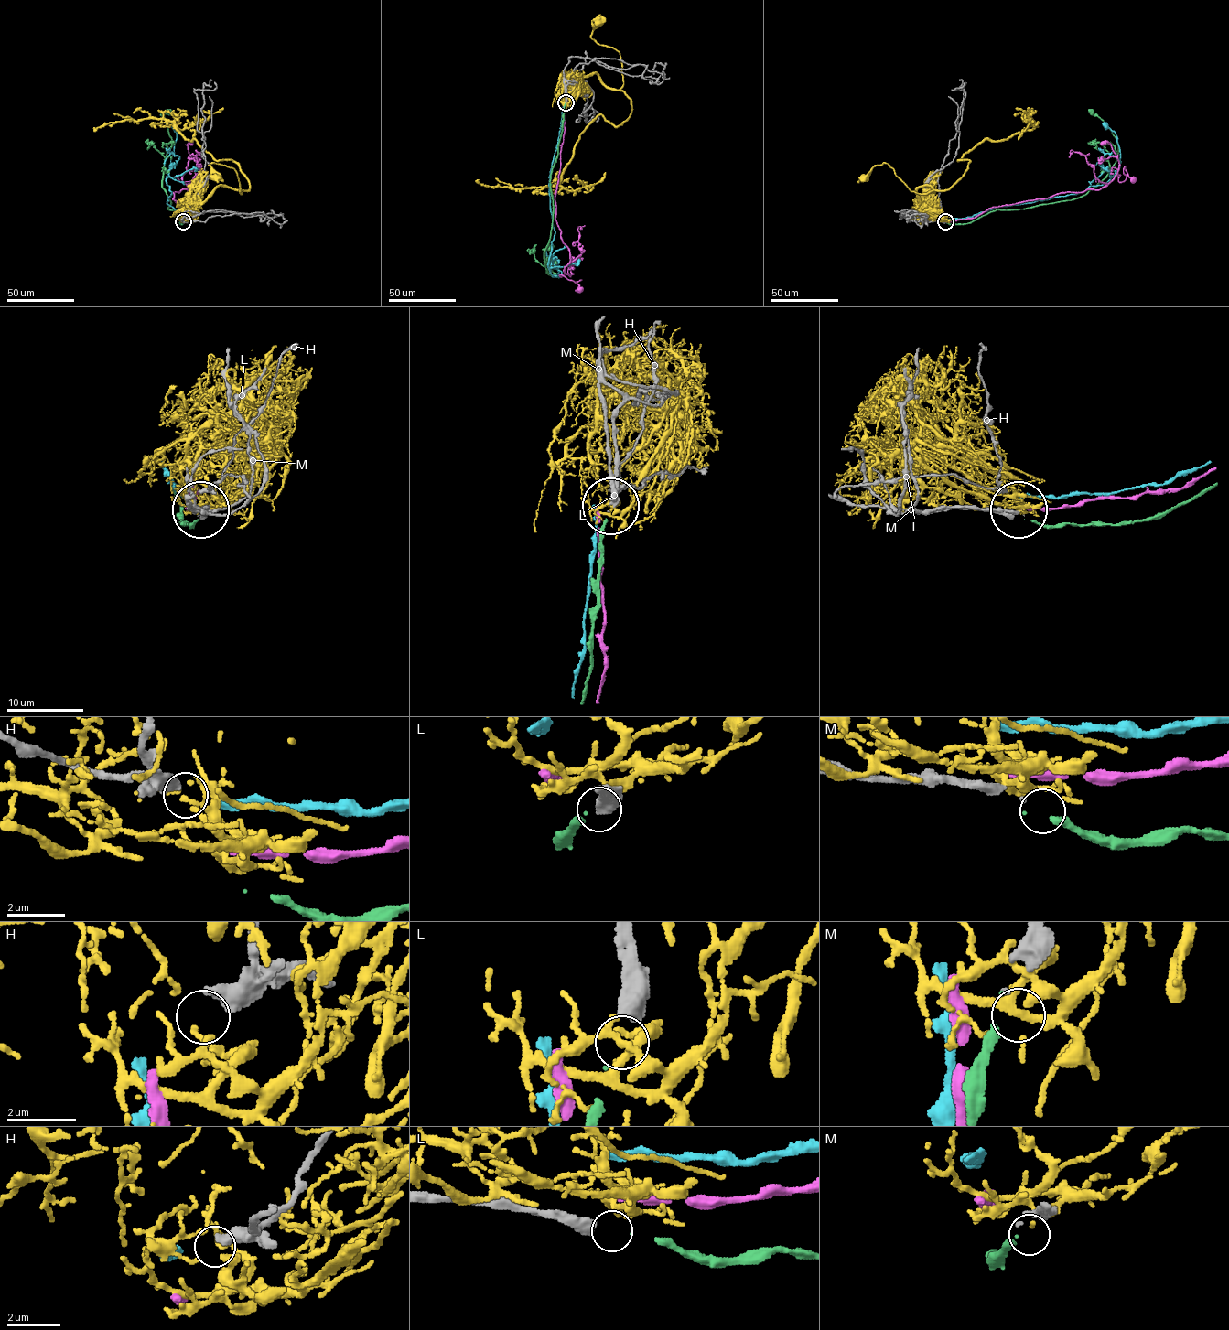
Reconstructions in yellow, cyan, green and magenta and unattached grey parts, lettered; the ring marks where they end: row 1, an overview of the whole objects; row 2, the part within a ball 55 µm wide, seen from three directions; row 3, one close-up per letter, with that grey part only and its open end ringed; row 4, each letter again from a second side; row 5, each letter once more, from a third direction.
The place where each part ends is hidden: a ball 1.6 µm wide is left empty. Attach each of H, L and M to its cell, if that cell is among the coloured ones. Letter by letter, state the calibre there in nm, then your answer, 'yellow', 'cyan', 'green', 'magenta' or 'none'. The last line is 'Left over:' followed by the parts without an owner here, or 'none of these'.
H: 600 nm | none
L: 550 nm | green
M: 60 nm | none
Left over: H, M

